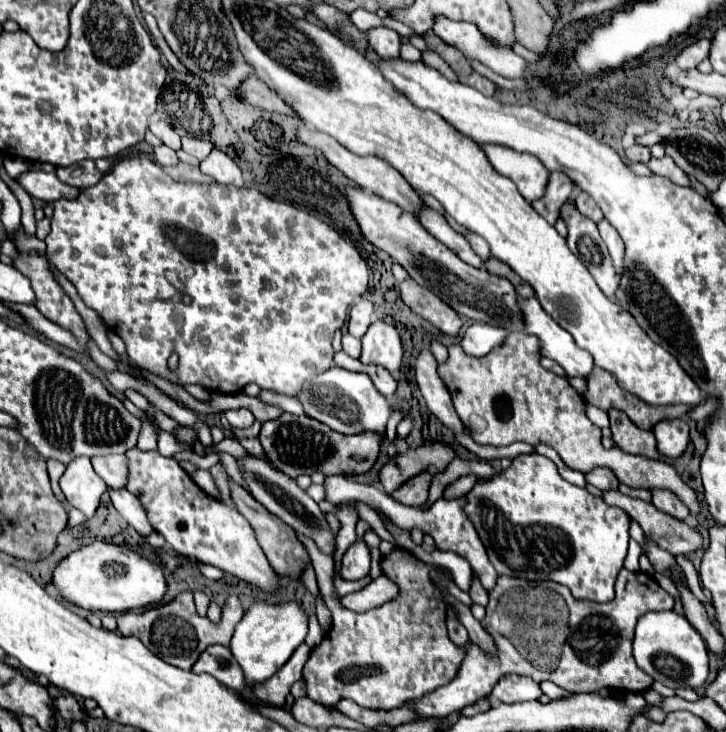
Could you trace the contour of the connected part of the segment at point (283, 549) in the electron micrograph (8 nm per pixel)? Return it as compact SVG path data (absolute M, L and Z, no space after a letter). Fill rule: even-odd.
M230 481L230 495L232 495L232 501L234 501L236 509L250 521L250 525L252 525L252 529L256 533L256 539L258 539L258 543L260 543L266 559L270 561L270 565L276 569L276 573L286 575L286 577L292 577L292 579L300 579L302 567L306 563L310 563L310 557L308 557L304 545L296 539L292 527L288 527L286 523L282 523L282 519L278 519L268 509L264 509L264 505L260 505L248 491L244 491L234 481Z

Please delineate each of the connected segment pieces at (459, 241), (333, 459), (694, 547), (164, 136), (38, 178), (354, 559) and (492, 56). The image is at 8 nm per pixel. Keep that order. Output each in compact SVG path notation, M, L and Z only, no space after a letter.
M424 205L422 209L420 209L420 213L418 213L418 221L422 223L422 227L430 233L430 235L434 235L440 243L444 243L448 249L452 249L464 263L468 263L468 265L472 265L472 267L482 267L482 259L470 249L470 245L466 245L466 239L460 235L460 233L456 233L448 223L446 223L446 219L438 213L438 211L434 211L432 207L428 207L428 205Z
M282 413L278 419L266 421L260 431L260 443L268 459L288 477L298 477L302 473L312 475L316 471L324 475L366 473L378 459L382 439L384 435L370 431L358 435L342 435L306 415L290 415L290 413Z
M606 491L604 501L608 505L626 511L628 517L638 521L638 525L648 537L652 537L662 549L670 551L674 557L678 555L688 557L704 549L702 535L694 527L666 513L658 513L658 509L654 509L652 503L646 503L642 499L632 499L628 495L622 495L620 491Z
M158 121L156 125L150 127L150 131L152 131L164 145L168 145L170 149L174 149L174 151L180 149L180 137L176 135L176 131L174 131L166 121Z
M26 171L18 183L34 197L46 203L58 201L58 199L76 199L82 191L76 187L70 187L62 183L56 173L44 173L44 171Z
M360 539L344 553L340 577L346 581L356 581L366 577L368 571L370 571L370 551L368 545Z
M438 17L438 21L434 23L434 33L448 45L460 49L468 59L478 59L484 65L488 65L492 71L508 79L524 77L528 63L520 55L516 55L512 49L486 41L486 37L478 33L476 25Z

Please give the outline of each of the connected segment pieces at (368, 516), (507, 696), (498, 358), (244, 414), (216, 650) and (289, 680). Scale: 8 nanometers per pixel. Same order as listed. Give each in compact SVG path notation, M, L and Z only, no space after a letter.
M356 503L356 505L354 505L354 509L356 509L356 513L358 513L358 519L360 519L360 521L370 523L370 527L372 527L372 529L378 533L378 537L380 537L380 539L390 541L394 547L398 547L398 543L394 541L392 533L386 529L386 525L382 523L380 515L378 515L378 513L376 513L372 507L368 507L368 505L364 505L364 503Z
M504 675L498 679L498 683L494 685L492 699L498 699L502 703L518 703L518 701L532 701L532 699L540 699L542 691L538 687L536 681L532 681L530 677L522 677L522 675Z
M522 331L510 333L508 339L504 341L504 345L500 345L498 349L494 349L494 353L488 353L484 357L468 357L460 345L448 347L448 359L446 359L446 363L438 365L438 373L446 381L450 393L452 393L452 401L454 401L458 417L464 423L464 429L476 443L494 445L494 447L506 447L516 441L530 443L530 445L546 443L558 451L560 459L570 469L588 473L596 467L608 467L614 471L618 481L628 487L672 491L684 505L688 505L692 515L698 515L700 505L696 501L696 493L680 479L680 475L676 473L676 469L672 465L648 459L644 455L628 455L628 453L620 451L618 447L604 449L600 443L600 429L586 417L586 403L584 403L582 395L566 381L566 377L558 377L558 375L542 369L538 365L538 361L540 361L538 341L534 341L534 337L526 337L526 333L522 333Z
M230 409L224 411L224 417L228 419L228 423L236 429L236 427L250 427L254 423L254 415L248 409Z
M210 645L206 651L202 651L192 667L192 673L208 673L236 693L246 689L244 673L238 661L234 661L228 645Z
M302 643L292 653L292 657L270 679L266 679L264 683L252 685L252 695L266 705L284 707L290 687L302 679L302 667L304 667L308 655L310 655L310 647L306 643Z

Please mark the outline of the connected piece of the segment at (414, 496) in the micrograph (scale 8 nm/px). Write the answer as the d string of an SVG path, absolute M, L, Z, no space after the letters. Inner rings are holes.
M420 473L416 477L412 477L410 481L406 481L400 489L396 489L392 493L394 501L408 505L408 507L420 507L428 501L428 489L430 489L430 481L432 475L430 473Z

